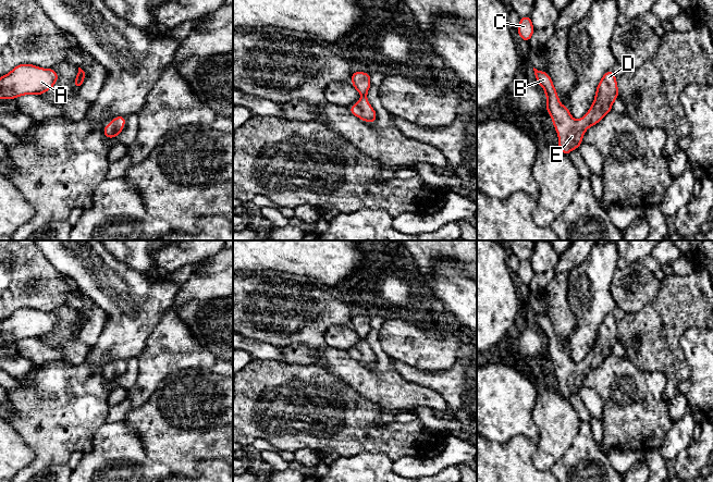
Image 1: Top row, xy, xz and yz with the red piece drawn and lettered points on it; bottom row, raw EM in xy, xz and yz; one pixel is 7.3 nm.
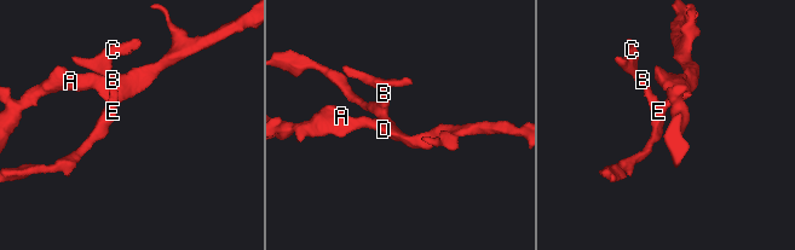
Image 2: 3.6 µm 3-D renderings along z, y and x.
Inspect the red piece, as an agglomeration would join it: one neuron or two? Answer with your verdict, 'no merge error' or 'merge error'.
no merge error

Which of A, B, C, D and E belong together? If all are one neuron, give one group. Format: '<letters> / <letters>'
A B C D E

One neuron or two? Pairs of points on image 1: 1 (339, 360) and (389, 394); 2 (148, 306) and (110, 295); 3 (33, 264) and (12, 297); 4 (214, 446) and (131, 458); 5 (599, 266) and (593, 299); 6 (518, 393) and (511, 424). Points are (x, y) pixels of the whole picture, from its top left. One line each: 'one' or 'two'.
1: one
2: one
3: one
4: two
5: one
6: one

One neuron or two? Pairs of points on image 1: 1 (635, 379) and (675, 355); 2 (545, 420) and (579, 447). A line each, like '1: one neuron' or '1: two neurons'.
1: two neurons
2: two neurons

